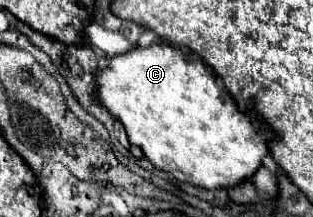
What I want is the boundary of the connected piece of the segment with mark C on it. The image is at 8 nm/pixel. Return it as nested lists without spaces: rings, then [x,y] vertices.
[[[151,45],[151,47],[135,47],[135,49],[127,51],[127,53],[123,53],[123,55],[115,55],[115,57],[109,59],[109,65],[97,73],[97,83],[99,83],[97,85],[99,101],[125,125],[127,135],[129,135],[129,141],[133,145],[139,145],[143,149],[145,157],[157,169],[171,173],[179,181],[187,181],[187,183],[197,185],[197,187],[203,187],[203,189],[211,189],[211,191],[213,189],[229,189],[231,185],[239,185],[239,181],[247,181],[247,177],[251,177],[251,173],[255,173],[255,169],[259,169],[263,157],[269,155],[269,143],[275,139],[275,133],[271,131],[271,127],[253,111],[251,105],[249,105],[249,113],[247,111],[241,111],[233,97],[227,92],[223,92],[223,89],[219,87],[217,77],[209,69],[209,65],[197,53],[187,51],[187,49],[181,49],[181,47],[173,47],[173,45]]]

